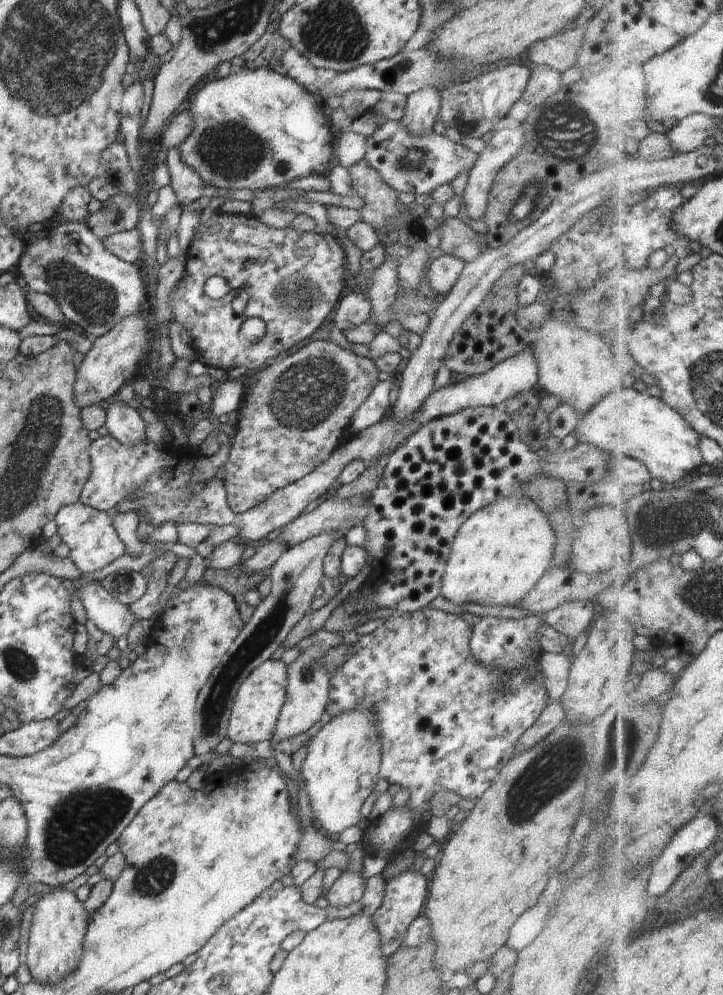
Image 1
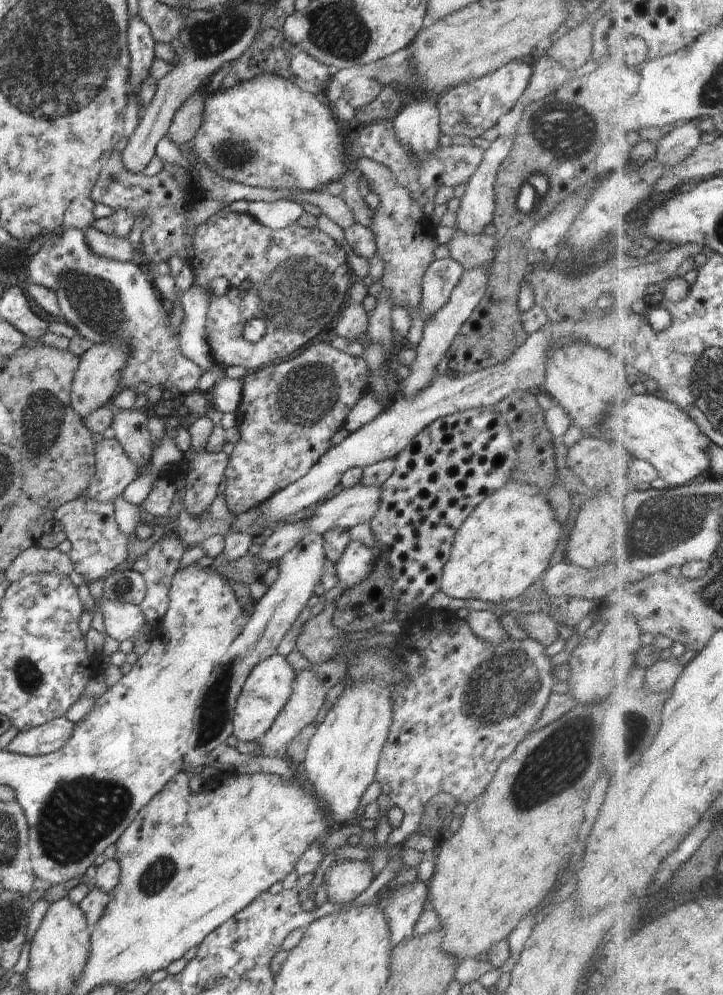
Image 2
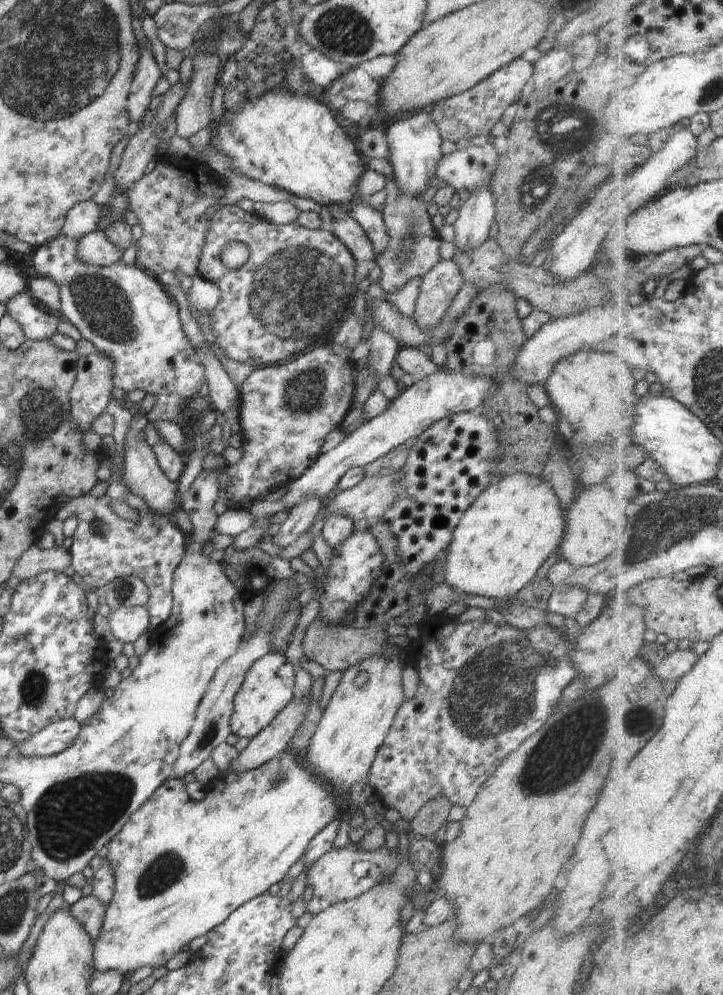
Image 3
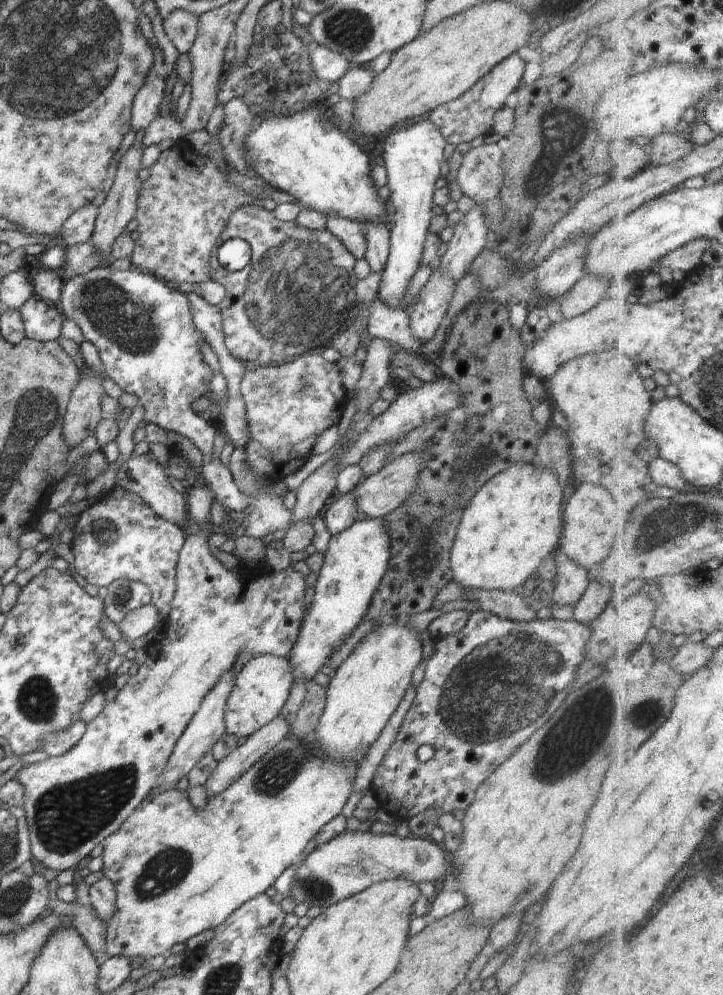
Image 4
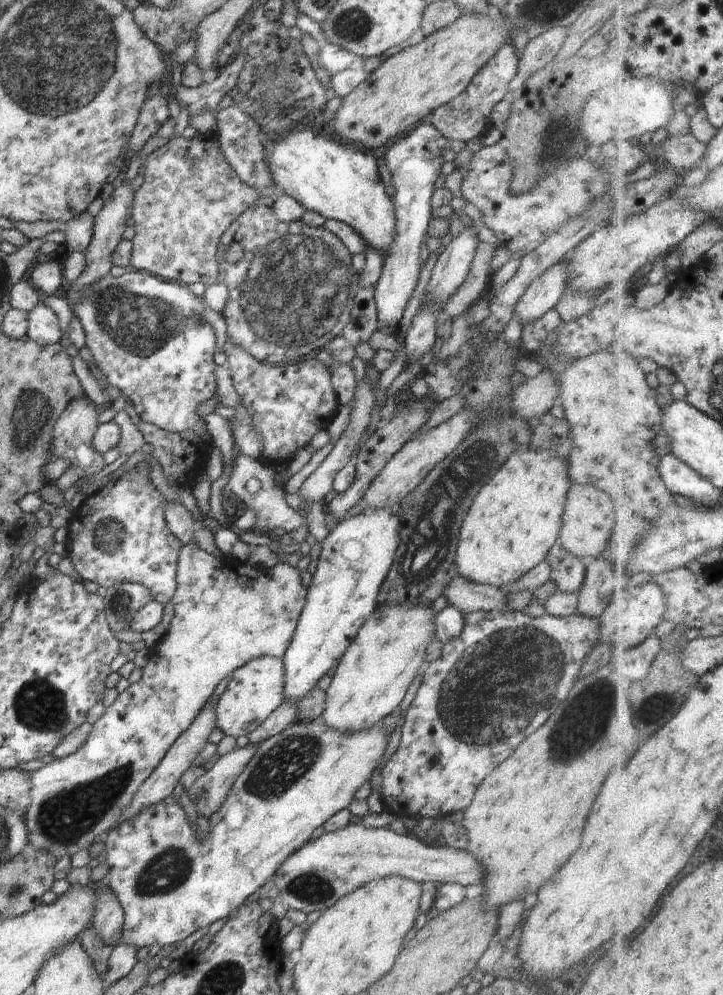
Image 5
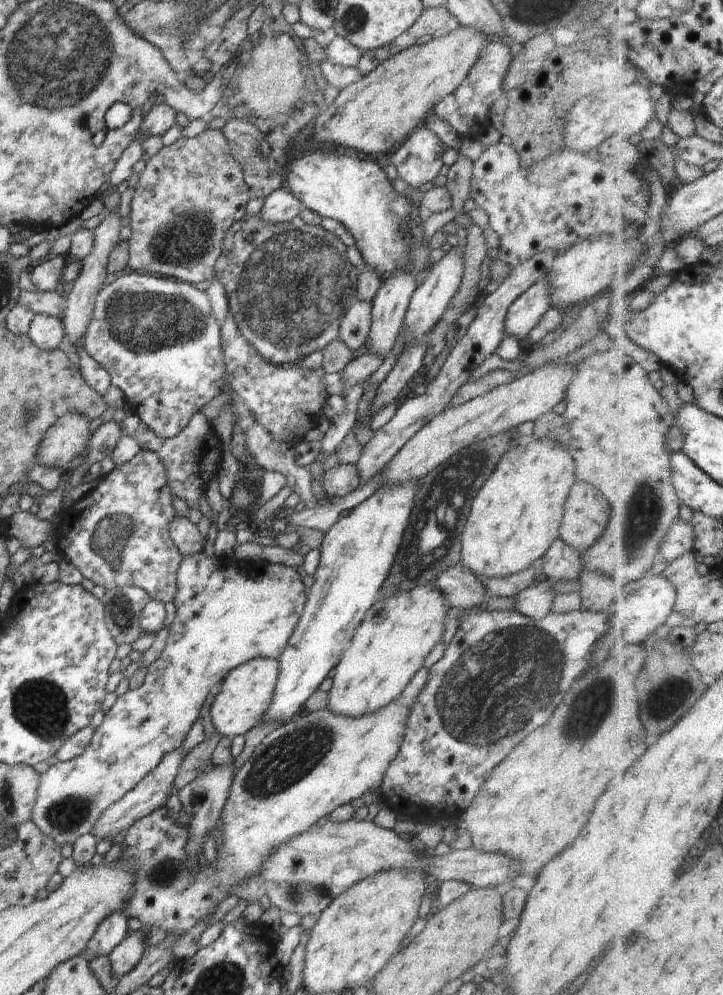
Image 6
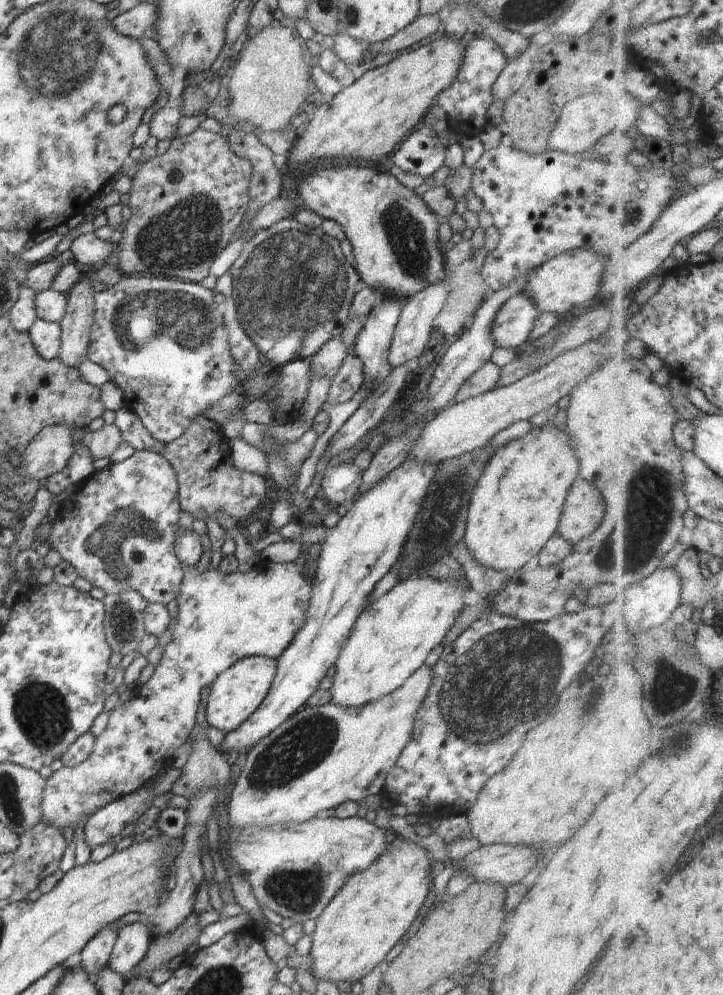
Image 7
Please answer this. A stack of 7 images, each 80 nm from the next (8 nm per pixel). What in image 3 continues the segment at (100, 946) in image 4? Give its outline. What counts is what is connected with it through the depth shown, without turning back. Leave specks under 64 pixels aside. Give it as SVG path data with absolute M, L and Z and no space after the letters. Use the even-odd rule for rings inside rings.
M85 893L79 901L66 906L71 916L89 934L93 942L100 936L105 906L90 893Z

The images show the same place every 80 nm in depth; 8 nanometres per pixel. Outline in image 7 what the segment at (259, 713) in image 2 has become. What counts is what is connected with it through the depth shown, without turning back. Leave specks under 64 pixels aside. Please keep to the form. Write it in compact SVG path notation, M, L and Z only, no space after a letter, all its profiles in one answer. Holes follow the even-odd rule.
M253 656L241 658L219 675L216 675L209 686L210 695L204 710L209 726L222 730L224 734L228 731L235 731L236 727L254 713L267 697L276 671L277 660Z

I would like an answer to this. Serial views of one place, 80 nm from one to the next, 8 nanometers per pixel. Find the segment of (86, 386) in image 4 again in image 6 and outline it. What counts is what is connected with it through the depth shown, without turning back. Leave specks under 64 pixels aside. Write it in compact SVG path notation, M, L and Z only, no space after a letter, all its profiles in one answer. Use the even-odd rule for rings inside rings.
M66 413L58 422L44 432L35 452L35 460L48 468L62 470L66 464L82 453L91 437L88 431L90 422L84 414Z

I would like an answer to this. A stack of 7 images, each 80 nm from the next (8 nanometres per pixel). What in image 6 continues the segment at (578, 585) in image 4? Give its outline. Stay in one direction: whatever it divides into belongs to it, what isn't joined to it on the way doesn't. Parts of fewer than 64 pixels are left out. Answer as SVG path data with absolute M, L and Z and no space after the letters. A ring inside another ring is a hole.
M558 537L542 556L540 560L542 562L541 570L547 574L550 580L554 581L563 578L579 578L582 572L579 556L578 550L569 547Z

